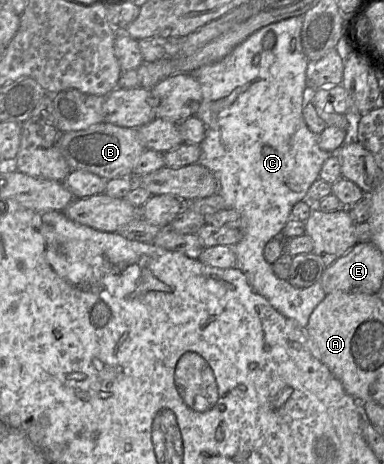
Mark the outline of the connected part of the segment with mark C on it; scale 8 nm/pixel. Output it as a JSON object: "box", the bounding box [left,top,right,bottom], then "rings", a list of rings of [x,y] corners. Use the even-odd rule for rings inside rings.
{"box":[193,16,336,328],"rings":[[[295,16],[285,20],[281,20],[276,23],[264,26],[258,31],[251,34],[247,39],[237,45],[227,56],[218,62],[204,65],[197,70],[193,71],[193,76],[197,79],[200,84],[202,91],[202,102],[199,106],[198,111],[195,116],[199,117],[205,125],[205,138],[200,143],[201,155],[199,161],[201,165],[209,169],[217,178],[219,183],[218,193],[224,198],[226,203],[226,208],[233,208],[239,212],[242,218],[241,229],[243,232],[243,238],[240,242],[234,245],[234,251],[236,253],[236,268],[241,270],[250,286],[260,295],[265,297],[268,302],[283,316],[294,319],[301,327],[305,328],[308,324],[309,317],[317,305],[324,299],[326,292],[324,291],[321,282],[317,282],[307,288],[296,288],[292,286],[288,280],[279,279],[272,270],[272,265],[268,263],[264,258],[264,247],[265,245],[274,237],[280,237],[282,229],[284,228],[286,222],[291,218],[291,211],[293,206],[307,199],[307,192],[314,181],[319,178],[319,173],[324,162],[332,155],[336,153],[329,153],[322,150],[318,144],[318,136],[312,133],[307,127],[303,114],[302,108],[304,103],[308,99],[308,88],[306,86],[306,69],[308,65],[308,58],[306,57],[302,42],[301,42],[301,30],[304,24],[303,16]],[[268,32],[274,32],[276,36],[276,43],[271,49],[263,48],[263,38]],[[259,56],[259,63],[254,64],[253,58]]]}

